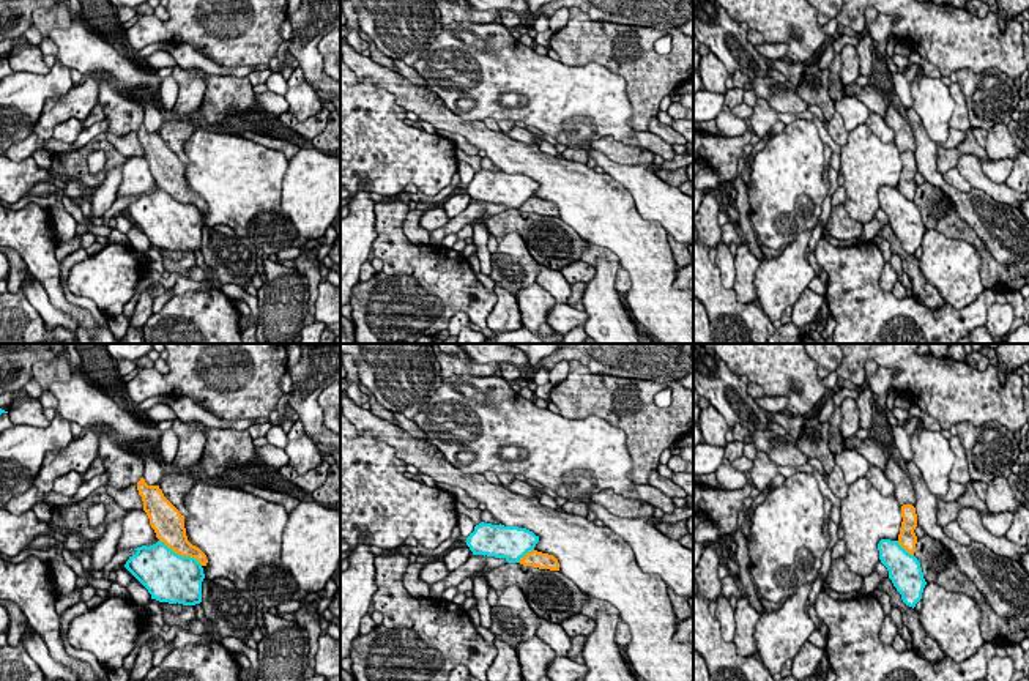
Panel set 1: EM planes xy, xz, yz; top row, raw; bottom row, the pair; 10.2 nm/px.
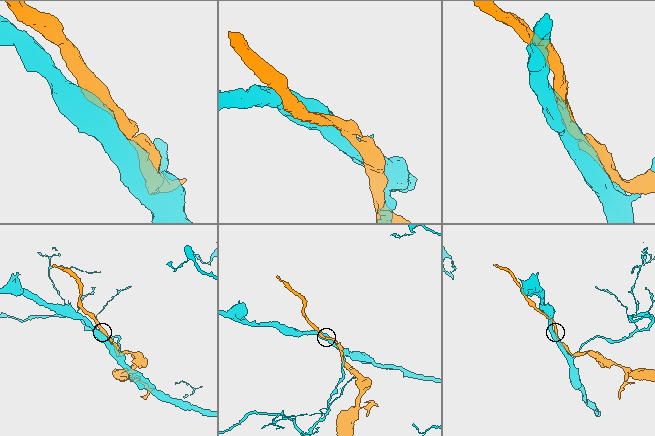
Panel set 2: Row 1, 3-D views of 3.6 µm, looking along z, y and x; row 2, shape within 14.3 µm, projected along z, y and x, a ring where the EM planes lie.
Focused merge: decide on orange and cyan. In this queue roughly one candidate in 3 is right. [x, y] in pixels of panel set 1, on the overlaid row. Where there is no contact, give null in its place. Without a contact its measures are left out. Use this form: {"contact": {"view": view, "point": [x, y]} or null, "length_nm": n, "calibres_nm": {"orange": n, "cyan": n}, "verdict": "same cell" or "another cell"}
{"contact": {"view": "xy", "point": [182, 555]}, "length_nm": 500, "calibres_nm": {"orange": 280, "cyan": 480}, "verdict": "another cell"}

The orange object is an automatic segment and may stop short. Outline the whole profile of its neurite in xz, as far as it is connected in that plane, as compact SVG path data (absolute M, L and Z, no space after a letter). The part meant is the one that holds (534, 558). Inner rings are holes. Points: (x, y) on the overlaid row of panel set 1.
M537 550L528 552L523 558L520 558L518 563L523 566L533 566L539 569L559 571L559 563L553 555L542 553Z

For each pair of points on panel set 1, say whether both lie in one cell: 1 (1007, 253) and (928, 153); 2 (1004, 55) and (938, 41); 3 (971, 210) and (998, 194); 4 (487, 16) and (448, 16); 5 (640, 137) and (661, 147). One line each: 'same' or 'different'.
1: same
2: same
3: different
4: same
5: same

